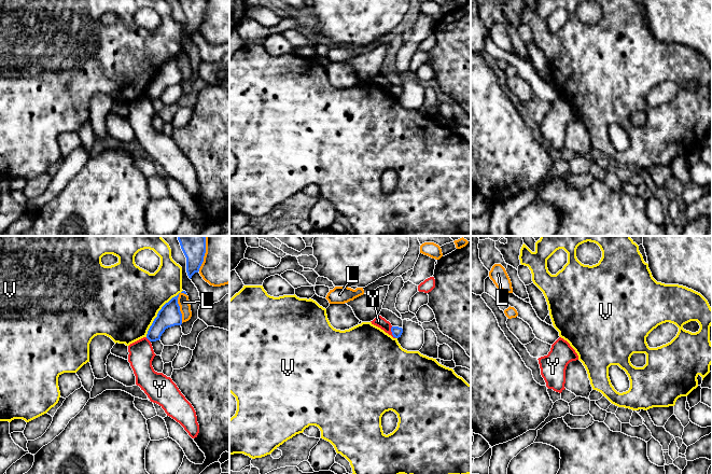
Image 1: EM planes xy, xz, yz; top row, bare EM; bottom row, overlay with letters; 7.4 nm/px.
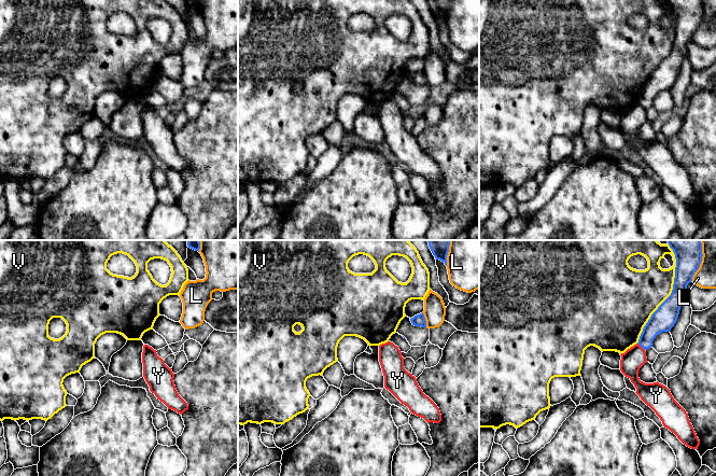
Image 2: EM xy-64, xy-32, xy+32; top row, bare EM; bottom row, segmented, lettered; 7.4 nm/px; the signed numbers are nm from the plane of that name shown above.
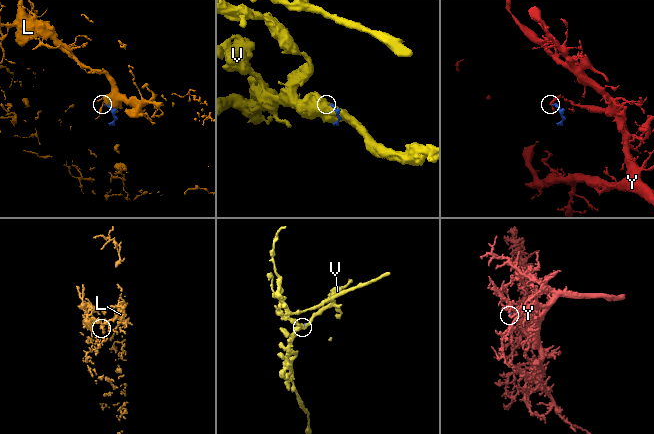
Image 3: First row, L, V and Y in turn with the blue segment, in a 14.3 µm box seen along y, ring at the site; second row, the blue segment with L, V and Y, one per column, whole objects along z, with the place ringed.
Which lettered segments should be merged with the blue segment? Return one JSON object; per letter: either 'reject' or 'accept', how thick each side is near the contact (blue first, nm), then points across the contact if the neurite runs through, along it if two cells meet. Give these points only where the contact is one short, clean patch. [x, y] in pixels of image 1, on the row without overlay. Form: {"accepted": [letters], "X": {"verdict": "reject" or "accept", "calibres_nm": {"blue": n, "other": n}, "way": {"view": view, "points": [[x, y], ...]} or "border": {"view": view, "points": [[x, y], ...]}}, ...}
{"accepted": [], "L": {"verdict": "reject", "calibres_nm": {"blue": 160, "other": 90}}, "V": {"verdict": "reject", "calibres_nm": {"blue": 160, "other": 500}}, "Y": {"verdict": "reject", "calibres_nm": {"blue": 80, "other": 80}, "border": {"view": "xz", "points": [[391, 85], [391, 92], [395, 96]]}}}

